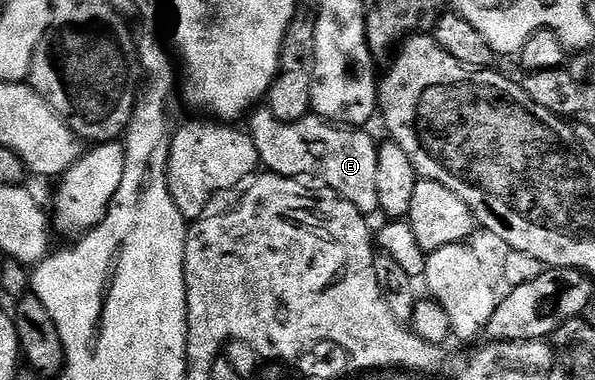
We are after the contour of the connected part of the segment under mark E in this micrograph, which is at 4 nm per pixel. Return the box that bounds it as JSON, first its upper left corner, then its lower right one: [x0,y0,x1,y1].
[250,109,379,217]

